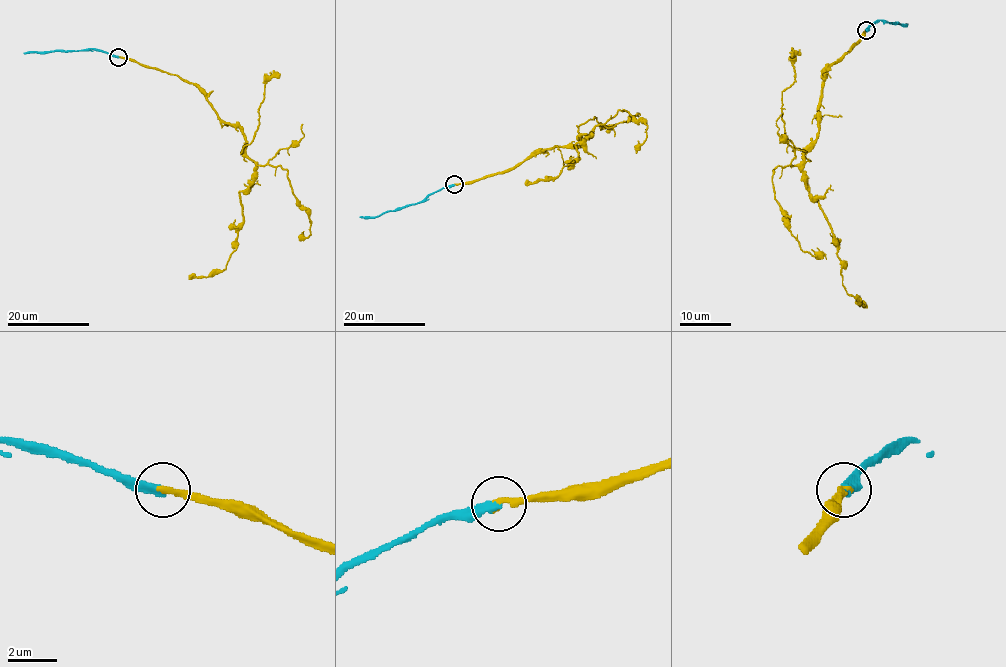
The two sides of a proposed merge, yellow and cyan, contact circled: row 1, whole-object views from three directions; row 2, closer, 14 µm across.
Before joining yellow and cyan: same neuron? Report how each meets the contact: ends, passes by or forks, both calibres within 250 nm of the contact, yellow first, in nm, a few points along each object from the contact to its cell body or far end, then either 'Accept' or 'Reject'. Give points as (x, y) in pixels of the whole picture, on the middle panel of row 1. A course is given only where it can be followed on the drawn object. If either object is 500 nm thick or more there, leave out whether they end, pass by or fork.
At the ring yellow ends. At the ring cyan ends. Thickness 280 nm (yellow) against 320 nm. Course of yellow: (454, 184), (513, 169), (540, 151), (578, 147), (591, 133), (576, 144), (579, 158), (572, 165), (524, 184). Course of cyan: (454, 184), (414, 204), (375, 217), (360, 217). Accept

